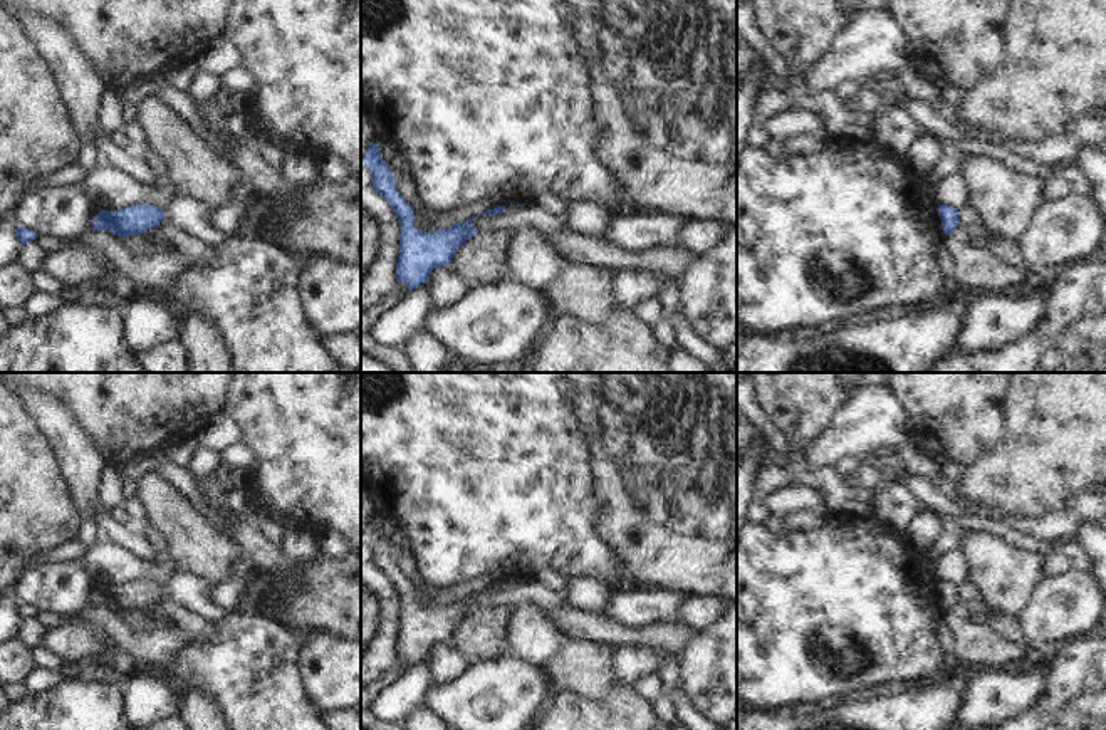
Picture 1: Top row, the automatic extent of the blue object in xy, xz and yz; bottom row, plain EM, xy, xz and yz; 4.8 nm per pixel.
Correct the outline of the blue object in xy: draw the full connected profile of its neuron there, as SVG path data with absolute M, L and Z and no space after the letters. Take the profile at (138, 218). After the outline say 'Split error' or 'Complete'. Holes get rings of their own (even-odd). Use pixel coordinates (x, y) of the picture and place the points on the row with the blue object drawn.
M133 205L119 211L99 211L94 220L94 230L104 230L111 235L129 237L141 235L164 218L164 211L153 205Z. Complete.

